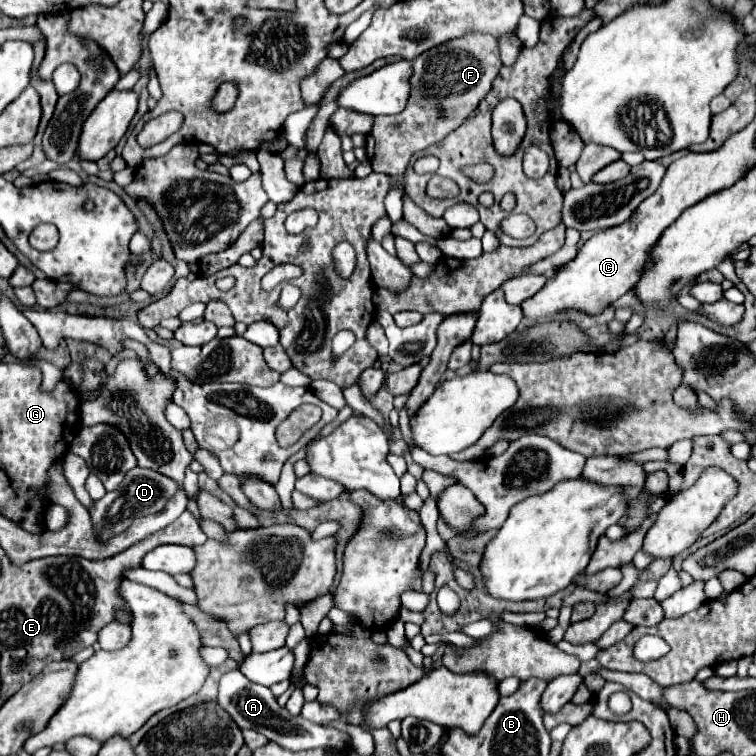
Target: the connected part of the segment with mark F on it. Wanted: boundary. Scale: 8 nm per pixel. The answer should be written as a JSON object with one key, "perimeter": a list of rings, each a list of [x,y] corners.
{"perimeter":[[[469,33],[467,37],[461,37],[459,41],[451,41],[447,45],[439,45],[435,49],[429,49],[423,53],[419,59],[413,61],[413,89],[411,89],[411,99],[407,103],[407,109],[399,115],[385,115],[385,117],[375,117],[375,125],[369,133],[369,147],[367,155],[373,165],[373,171],[381,171],[391,177],[391,191],[384,200],[387,216],[392,222],[402,218],[403,212],[403,177],[409,165],[409,159],[413,153],[427,149],[429,145],[435,145],[443,141],[451,131],[455,131],[463,121],[477,109],[479,101],[485,99],[485,95],[491,91],[491,83],[497,77],[501,69],[499,61],[499,51],[495,49],[497,41],[491,35],[479,35],[479,33]]]}

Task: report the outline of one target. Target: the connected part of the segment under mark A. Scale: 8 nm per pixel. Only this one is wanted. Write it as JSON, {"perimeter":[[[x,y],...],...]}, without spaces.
{"perimeter":[[[239,669],[229,671],[221,677],[217,703],[233,717],[233,721],[239,725],[239,729],[255,729],[255,731],[263,733],[269,741],[281,745],[283,749],[303,751],[303,749],[323,747],[323,749],[345,751],[347,745],[351,743],[349,735],[335,729],[335,727],[321,727],[321,725],[311,723],[303,717],[293,717],[285,707],[279,707],[277,699],[273,697],[273,693],[267,687],[249,681]]]}

